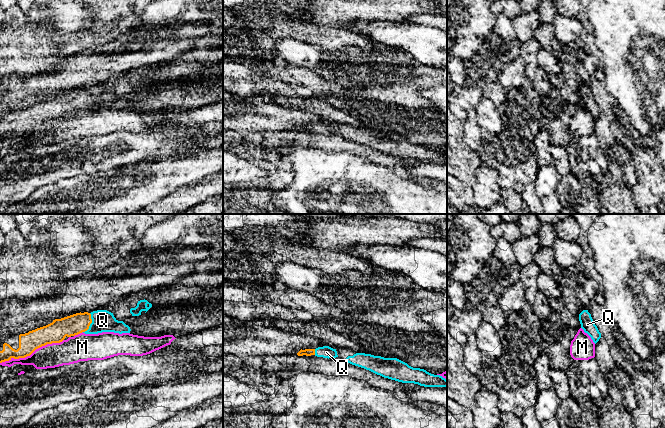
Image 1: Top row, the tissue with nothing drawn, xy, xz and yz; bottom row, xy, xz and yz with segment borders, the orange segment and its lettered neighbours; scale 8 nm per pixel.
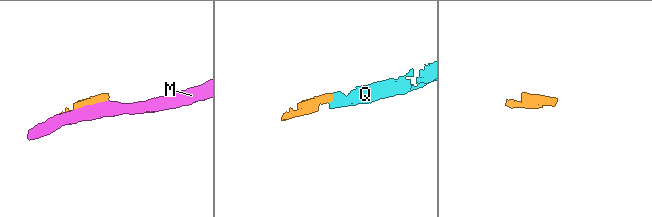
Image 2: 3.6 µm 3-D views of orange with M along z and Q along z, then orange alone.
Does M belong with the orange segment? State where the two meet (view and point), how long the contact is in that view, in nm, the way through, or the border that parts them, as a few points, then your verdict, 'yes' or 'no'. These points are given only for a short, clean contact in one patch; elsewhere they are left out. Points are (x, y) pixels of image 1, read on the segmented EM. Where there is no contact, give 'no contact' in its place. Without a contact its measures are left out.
xy (31, 353) | 550 nm | no

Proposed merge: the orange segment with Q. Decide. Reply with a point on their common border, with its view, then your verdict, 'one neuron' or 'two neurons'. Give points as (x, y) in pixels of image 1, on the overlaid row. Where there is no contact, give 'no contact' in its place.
contact xy (91, 322); one neuron

